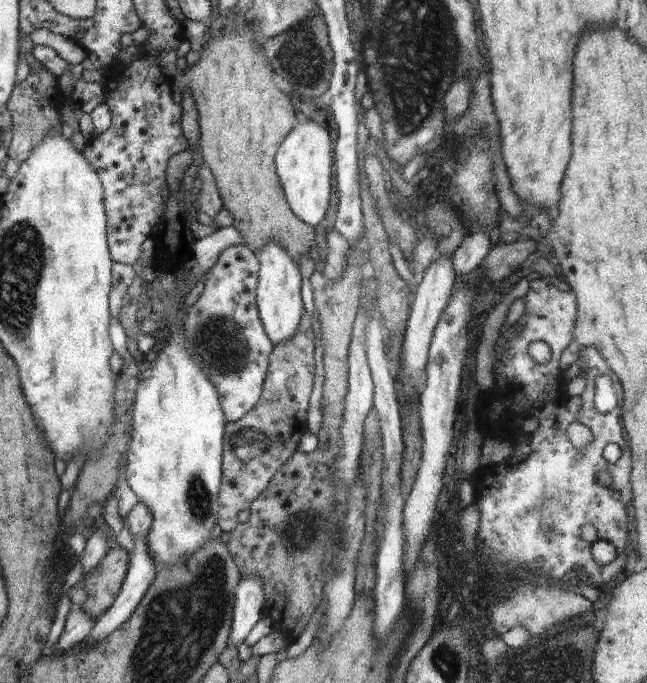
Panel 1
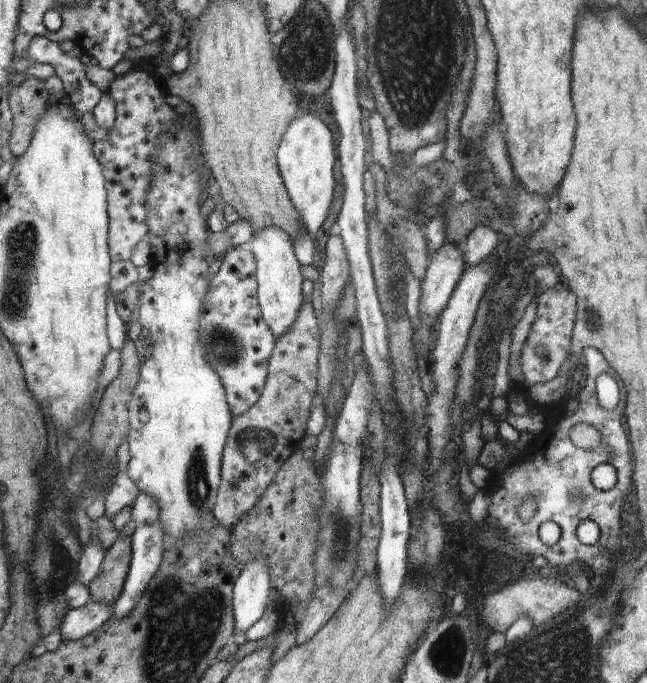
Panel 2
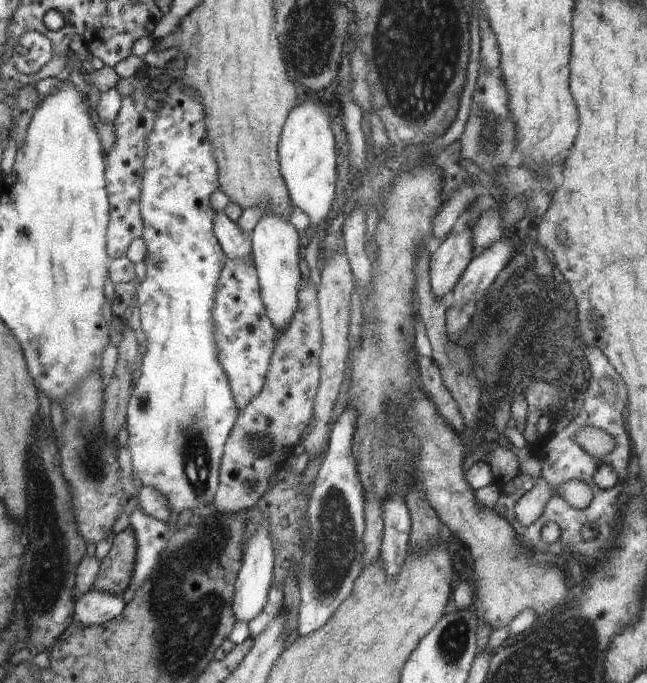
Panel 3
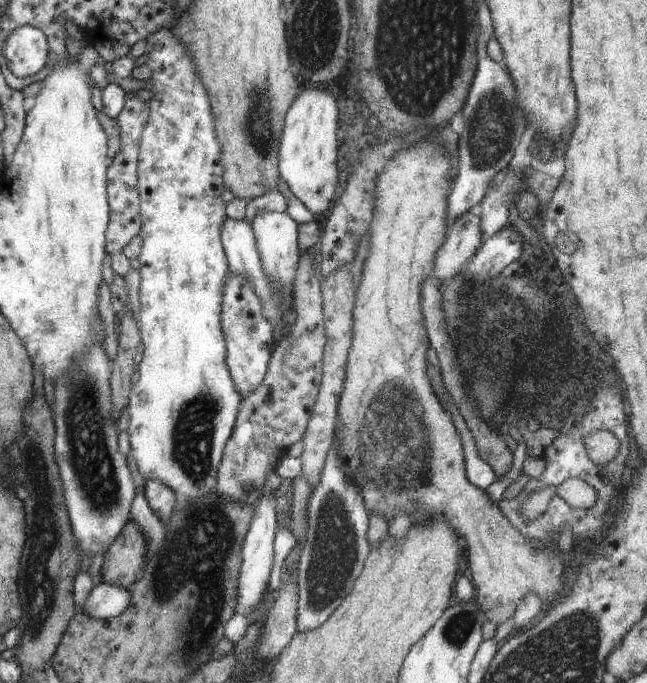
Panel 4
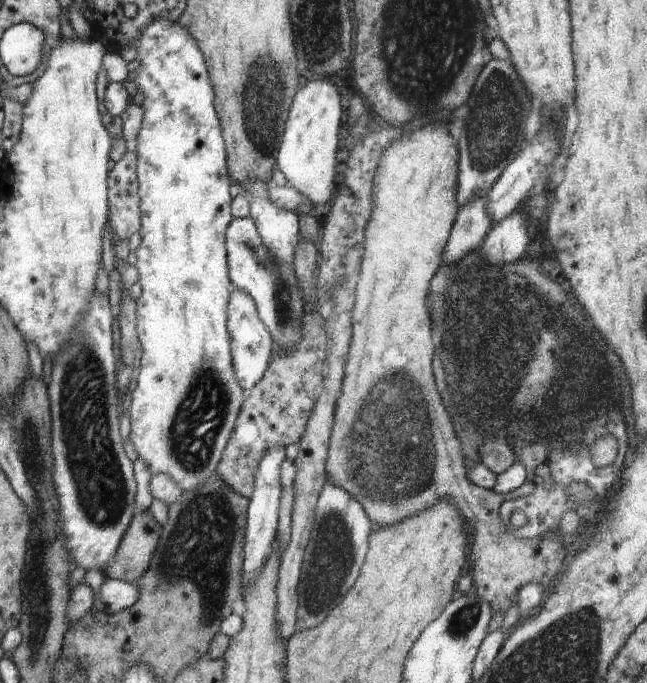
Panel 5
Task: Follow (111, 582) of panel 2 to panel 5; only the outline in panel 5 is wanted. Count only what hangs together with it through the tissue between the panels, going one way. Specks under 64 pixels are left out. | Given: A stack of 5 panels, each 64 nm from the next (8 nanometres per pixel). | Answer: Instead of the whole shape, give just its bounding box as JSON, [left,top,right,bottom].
[107,510,160,583]

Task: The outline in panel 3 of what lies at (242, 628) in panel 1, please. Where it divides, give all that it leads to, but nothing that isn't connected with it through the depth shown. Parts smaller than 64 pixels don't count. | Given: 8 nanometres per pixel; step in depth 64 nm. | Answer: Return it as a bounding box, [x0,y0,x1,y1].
[233,521,274,622]

